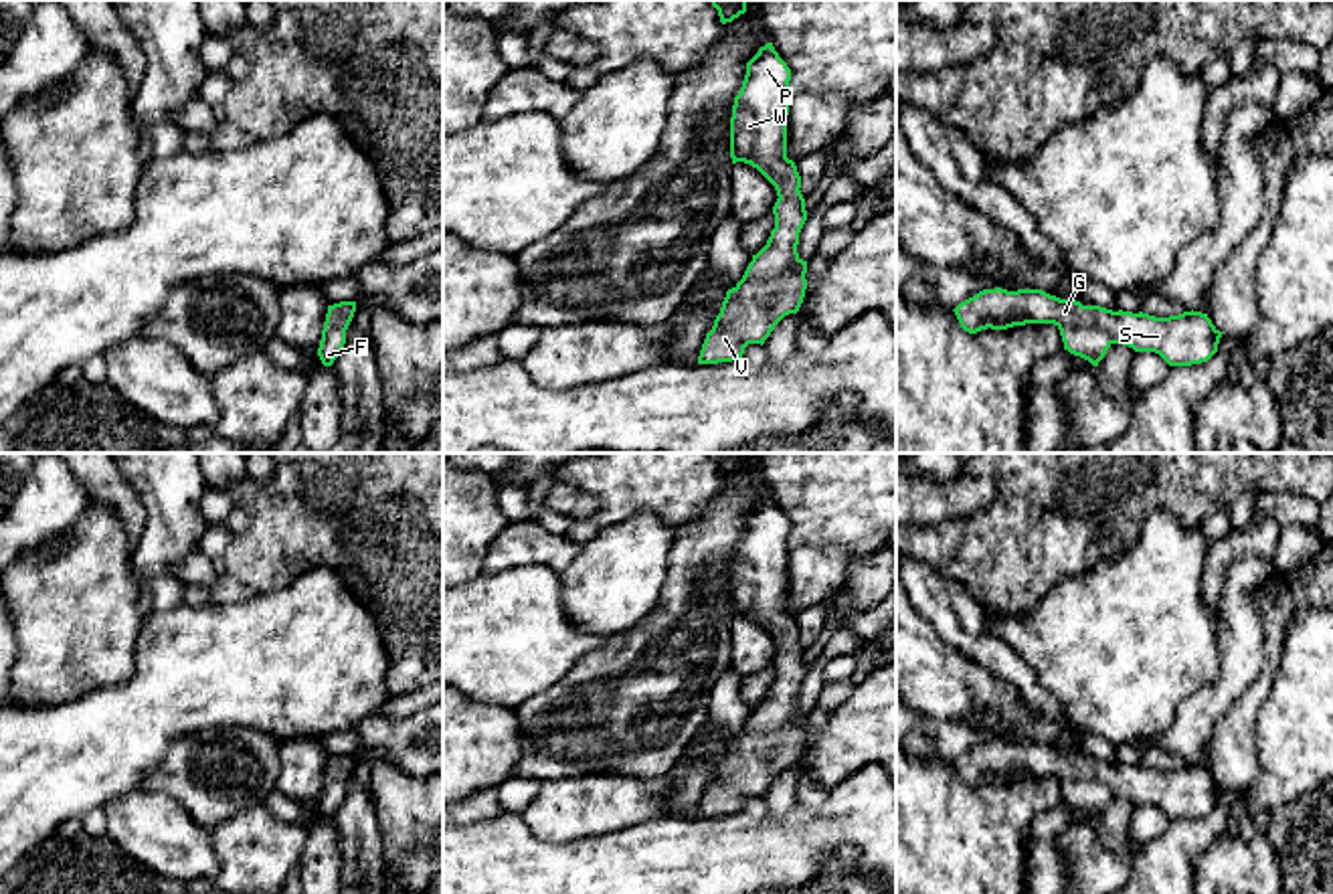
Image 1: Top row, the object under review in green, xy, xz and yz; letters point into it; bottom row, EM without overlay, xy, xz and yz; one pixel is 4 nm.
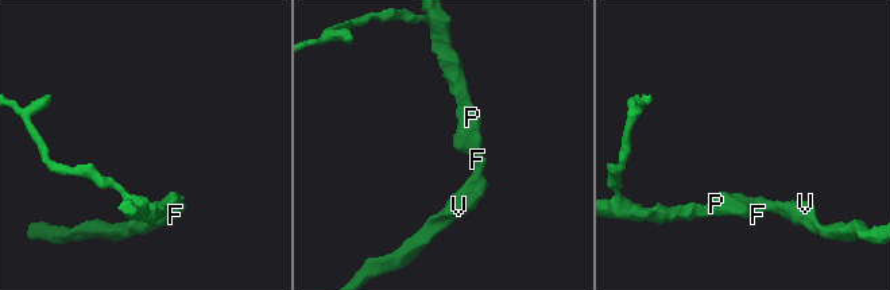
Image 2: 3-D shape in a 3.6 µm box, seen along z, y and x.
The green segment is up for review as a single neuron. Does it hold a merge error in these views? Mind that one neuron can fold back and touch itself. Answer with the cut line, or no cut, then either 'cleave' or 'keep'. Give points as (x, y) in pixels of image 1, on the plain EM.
no cut; keep

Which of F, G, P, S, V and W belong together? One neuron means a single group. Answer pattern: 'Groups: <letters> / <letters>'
Groups: F G P S V W

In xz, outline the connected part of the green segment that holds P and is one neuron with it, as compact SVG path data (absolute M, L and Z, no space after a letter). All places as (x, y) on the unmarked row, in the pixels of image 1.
M767 496L746 516L730 570L730 611L757 621L777 643L775 682L752 708L742 732L726 744L720 767L706 787L698 817L742 811L748 797L765 797L775 779L797 767L807 742L807 714L797 706L807 674L801 629L787 611L791 522Z

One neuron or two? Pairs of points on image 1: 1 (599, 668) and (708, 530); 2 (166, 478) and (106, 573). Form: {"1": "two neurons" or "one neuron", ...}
{"1": "one neuron", "2": "two neurons"}

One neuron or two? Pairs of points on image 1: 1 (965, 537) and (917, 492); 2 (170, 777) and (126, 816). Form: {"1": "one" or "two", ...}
{"1": "two", "2": "two"}

